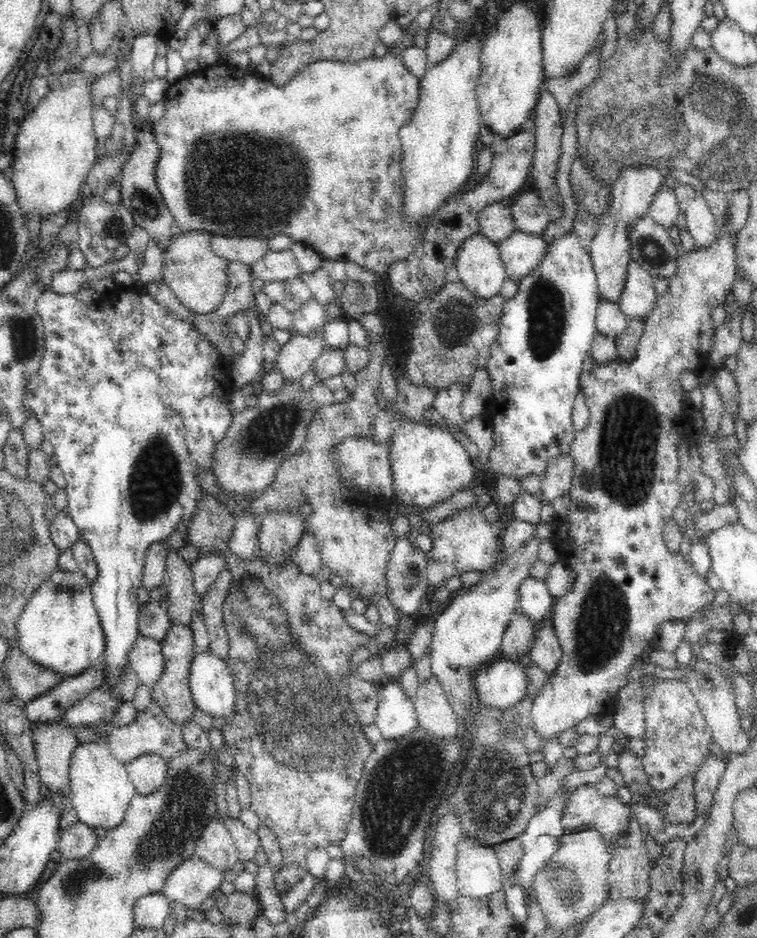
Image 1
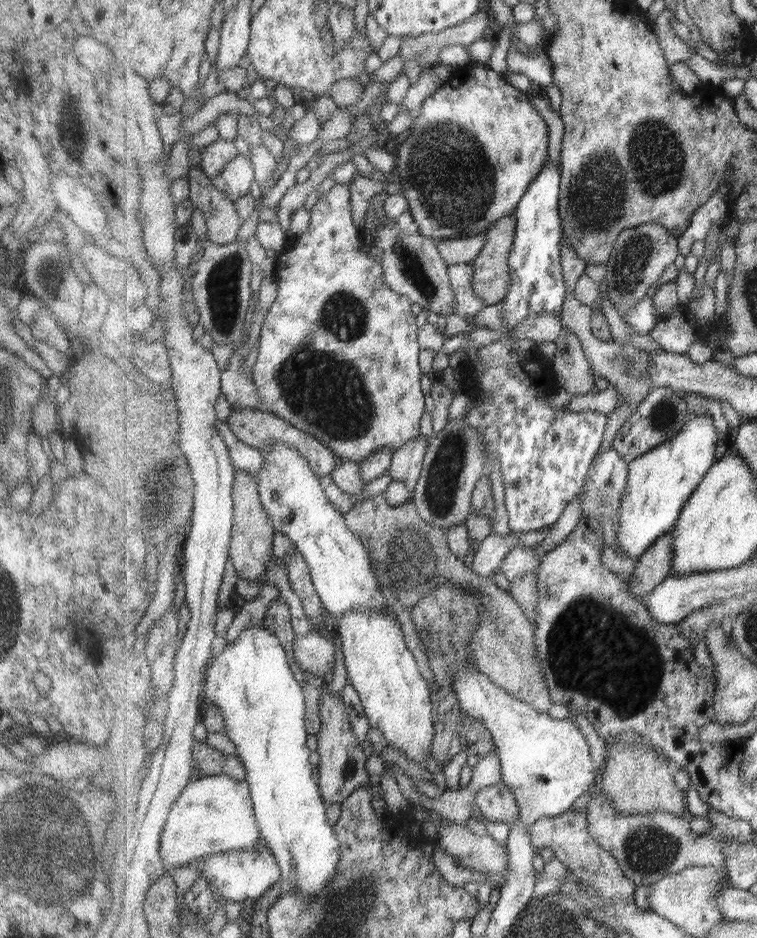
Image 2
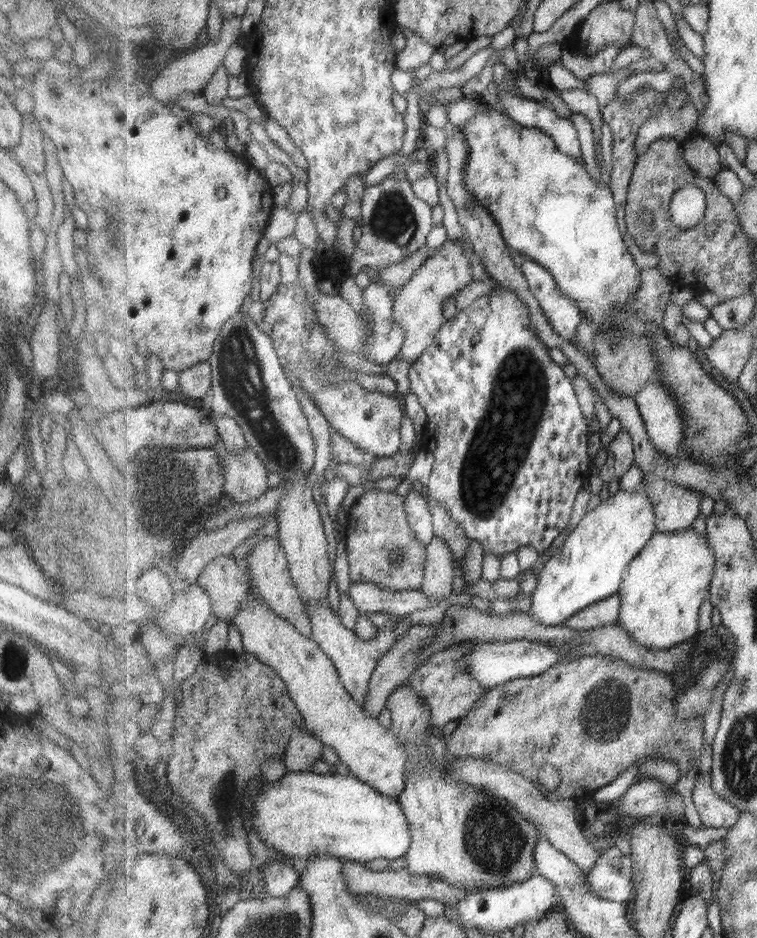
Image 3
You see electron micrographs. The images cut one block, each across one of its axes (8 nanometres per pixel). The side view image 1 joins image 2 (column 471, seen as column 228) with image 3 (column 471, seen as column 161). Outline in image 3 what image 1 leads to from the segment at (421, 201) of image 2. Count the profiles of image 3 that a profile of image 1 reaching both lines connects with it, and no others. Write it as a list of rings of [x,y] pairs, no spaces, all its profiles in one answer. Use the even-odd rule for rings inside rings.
[[[479,100],[477,106],[477,113],[467,120],[466,124],[462,128],[462,132],[465,135],[465,140],[471,147],[471,156],[469,156],[469,162],[467,162],[467,170],[465,170],[465,181],[467,181],[467,189],[475,195],[475,199],[483,206],[487,207],[493,217],[497,219],[497,223],[500,224],[501,232],[507,244],[514,250],[527,257],[531,257],[537,262],[542,263],[547,267],[547,270],[551,271],[555,280],[558,282],[559,288],[563,293],[567,294],[569,298],[575,300],[581,308],[585,318],[591,319],[596,323],[599,328],[607,331],[614,326],[615,308],[621,308],[625,306],[635,298],[635,292],[641,288],[641,270],[638,263],[635,262],[634,254],[630,251],[630,246],[626,243],[626,238],[623,236],[623,231],[618,223],[617,203],[615,202],[614,191],[611,190],[610,183],[604,181],[595,182],[591,178],[591,174],[587,172],[587,166],[581,157],[575,159],[571,155],[565,154],[559,150],[555,140],[546,134],[540,128],[531,128],[523,126],[519,121],[516,121],[509,113],[501,110],[495,110],[495,108],[486,108],[483,101]]]

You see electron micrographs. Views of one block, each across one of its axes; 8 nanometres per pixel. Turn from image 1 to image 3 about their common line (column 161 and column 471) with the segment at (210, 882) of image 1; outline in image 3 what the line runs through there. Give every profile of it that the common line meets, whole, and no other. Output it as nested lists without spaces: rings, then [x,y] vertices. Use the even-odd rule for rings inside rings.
[[[342,859],[342,874],[345,875],[347,887],[355,895],[379,894],[384,898],[397,898],[417,902],[421,899],[439,900],[447,905],[453,904],[459,899],[479,889],[463,889],[444,882],[445,879],[433,879],[426,875],[411,875],[405,868],[402,870],[373,871],[367,868],[365,863]]]

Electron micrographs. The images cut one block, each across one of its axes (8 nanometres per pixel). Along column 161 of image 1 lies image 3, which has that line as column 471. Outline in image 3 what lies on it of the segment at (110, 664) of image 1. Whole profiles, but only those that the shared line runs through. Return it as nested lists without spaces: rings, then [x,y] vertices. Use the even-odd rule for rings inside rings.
[[[504,286],[493,290],[476,299],[463,311],[458,311],[454,319],[446,320],[439,330],[438,337],[435,338],[434,345],[410,366],[408,374],[410,389],[417,396],[427,416],[422,445],[434,456],[432,474],[426,485],[429,493],[441,506],[449,510],[449,514],[459,522],[470,540],[483,544],[485,553],[491,552],[500,556],[516,552],[523,546],[533,546],[540,553],[551,548],[555,538],[559,537],[569,524],[573,502],[581,487],[587,485],[587,480],[591,476],[589,463],[594,461],[587,452],[589,446],[587,414],[583,414],[583,402],[579,402],[579,394],[575,394],[573,379],[565,376],[563,368],[549,356],[550,348],[542,342],[540,334],[534,330],[530,316],[530,307],[515,291],[509,291],[509,288]]]

